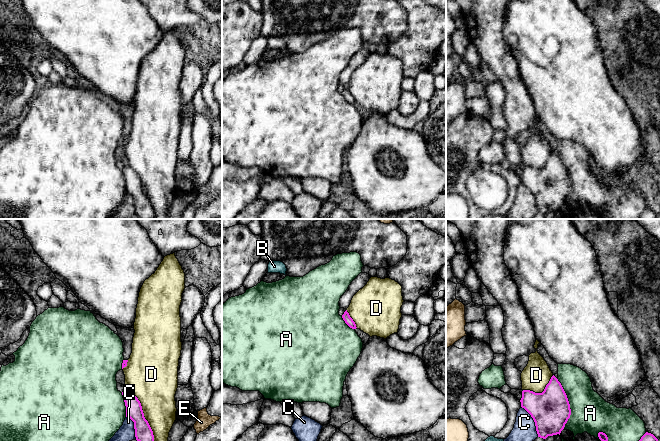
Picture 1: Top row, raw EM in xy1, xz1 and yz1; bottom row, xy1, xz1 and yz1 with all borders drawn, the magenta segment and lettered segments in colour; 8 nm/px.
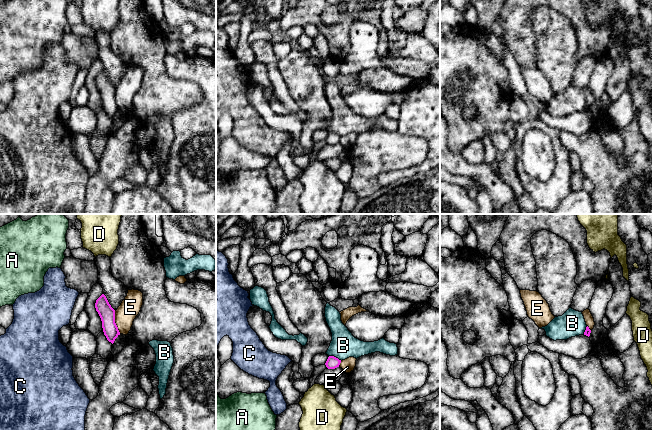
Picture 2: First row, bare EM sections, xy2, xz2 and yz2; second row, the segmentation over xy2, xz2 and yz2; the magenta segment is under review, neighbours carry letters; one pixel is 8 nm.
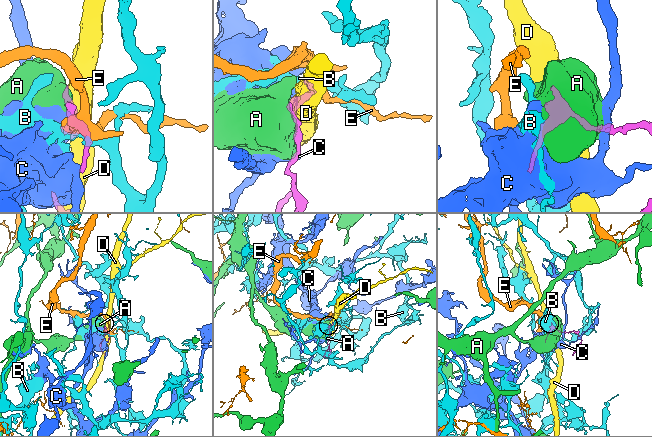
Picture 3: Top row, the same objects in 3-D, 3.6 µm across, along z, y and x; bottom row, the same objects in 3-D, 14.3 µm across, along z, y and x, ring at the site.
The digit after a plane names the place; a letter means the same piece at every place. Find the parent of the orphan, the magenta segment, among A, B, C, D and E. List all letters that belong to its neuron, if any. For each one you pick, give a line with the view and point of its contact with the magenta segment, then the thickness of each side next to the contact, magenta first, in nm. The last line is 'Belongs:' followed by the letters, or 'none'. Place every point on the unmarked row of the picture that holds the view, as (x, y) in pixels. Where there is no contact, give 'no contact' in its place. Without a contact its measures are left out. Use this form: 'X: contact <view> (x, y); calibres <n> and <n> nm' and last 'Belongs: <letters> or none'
Belongs: none

